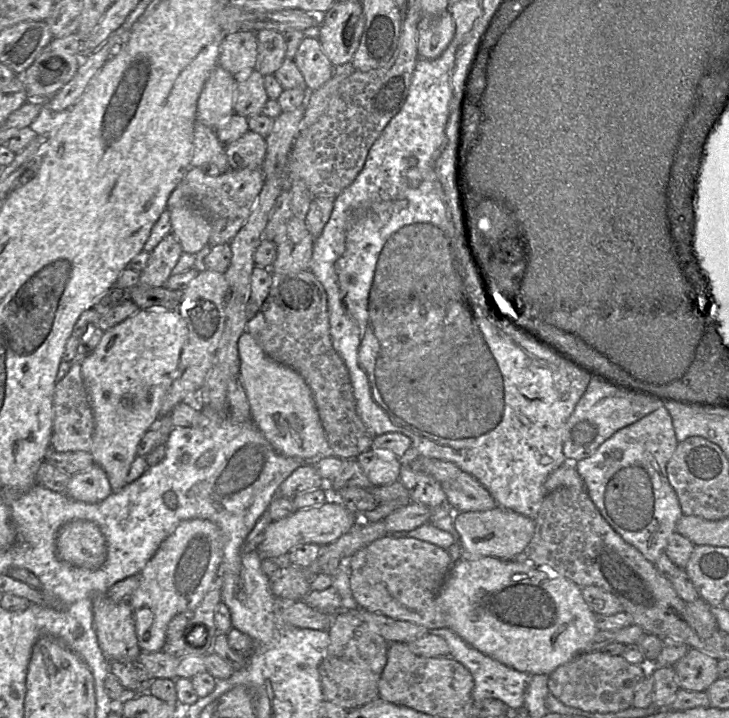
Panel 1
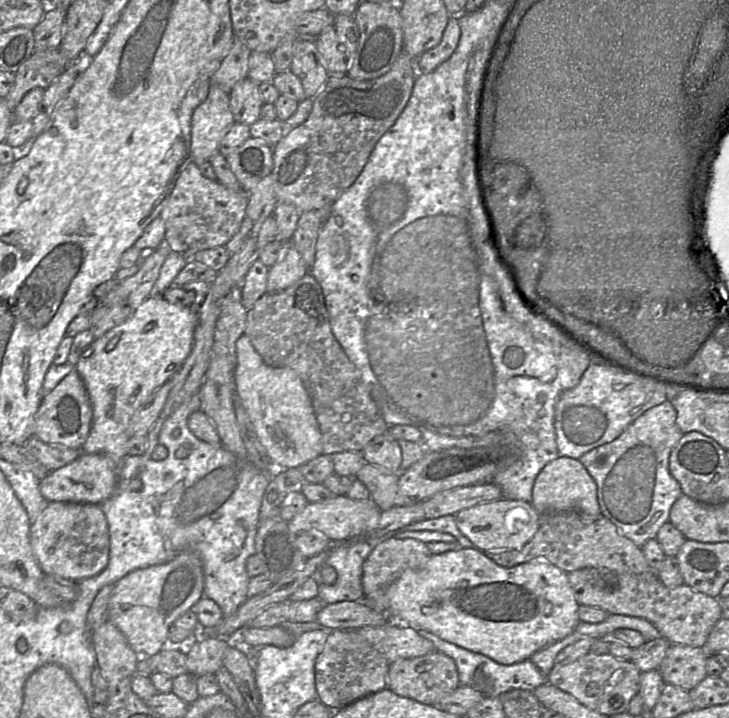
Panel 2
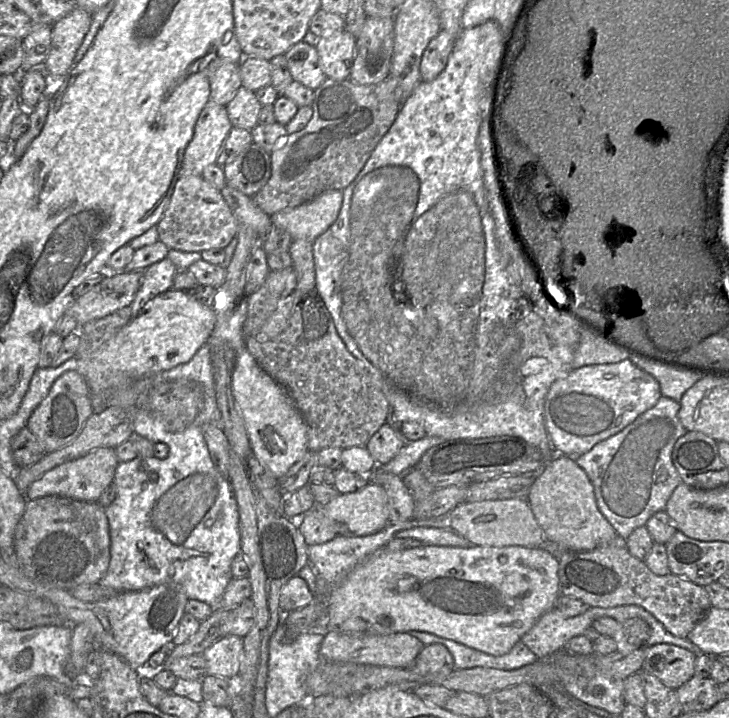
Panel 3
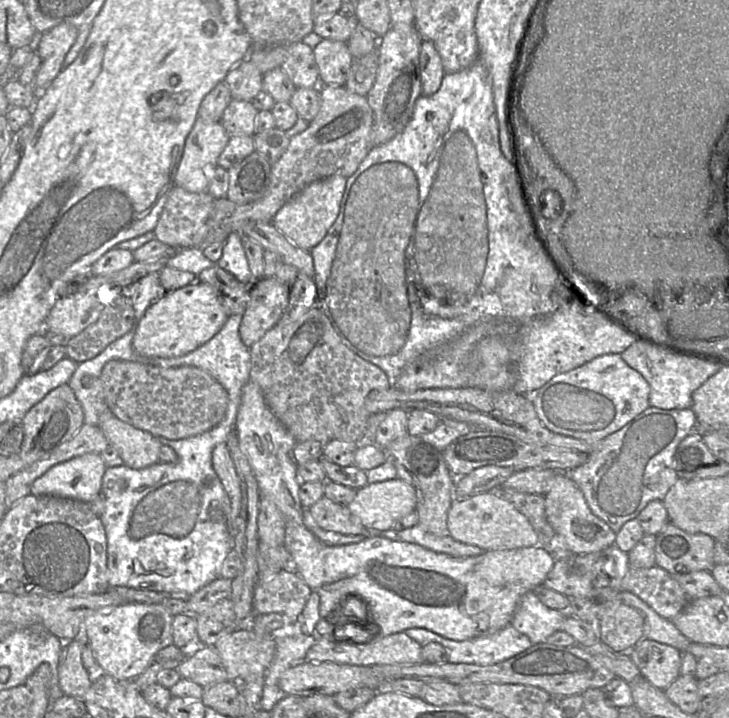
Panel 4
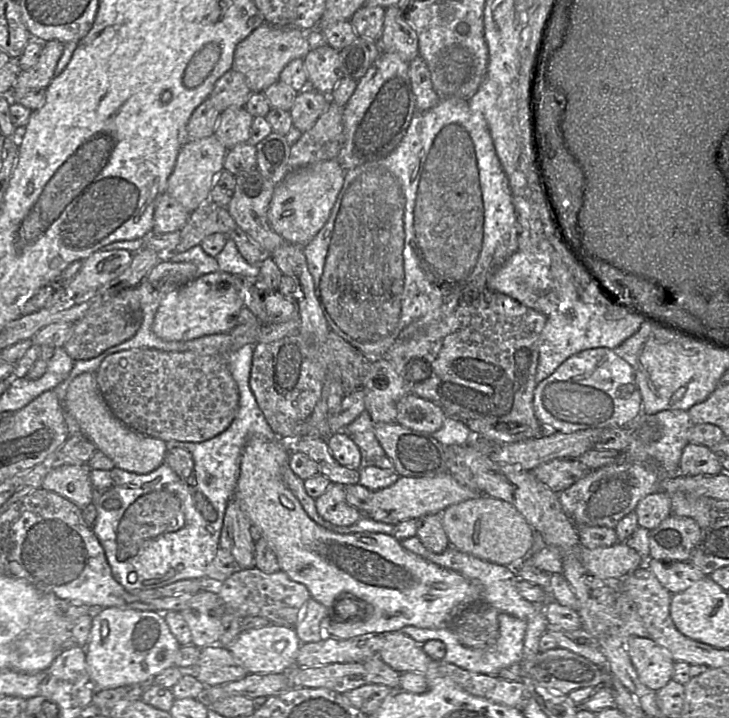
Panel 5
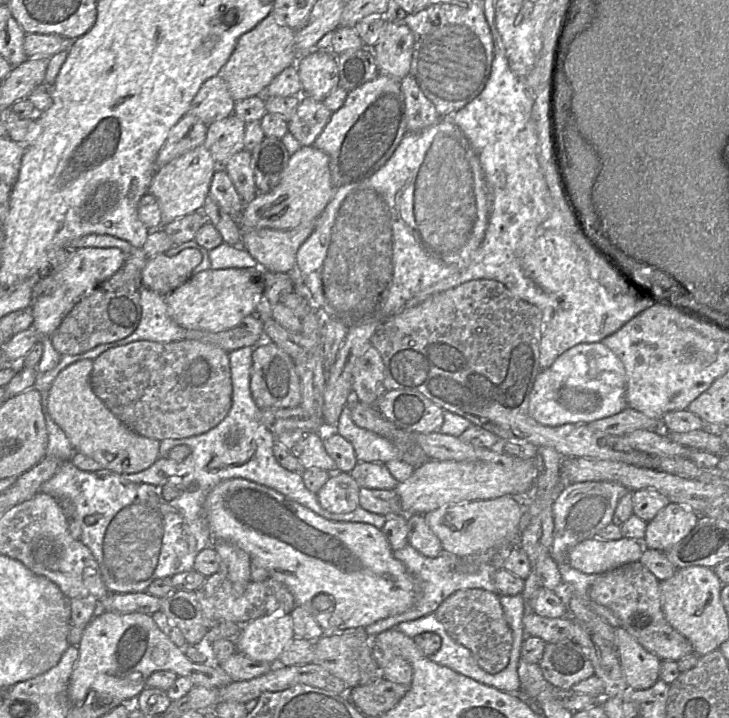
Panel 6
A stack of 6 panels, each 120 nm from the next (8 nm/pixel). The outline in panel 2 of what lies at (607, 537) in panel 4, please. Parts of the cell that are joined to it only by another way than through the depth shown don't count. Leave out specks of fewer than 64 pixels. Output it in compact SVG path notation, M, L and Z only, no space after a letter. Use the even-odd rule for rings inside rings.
M559 456L542 468L535 479L530 504L539 515L567 511L590 516L601 514L595 481L578 459L571 457Z

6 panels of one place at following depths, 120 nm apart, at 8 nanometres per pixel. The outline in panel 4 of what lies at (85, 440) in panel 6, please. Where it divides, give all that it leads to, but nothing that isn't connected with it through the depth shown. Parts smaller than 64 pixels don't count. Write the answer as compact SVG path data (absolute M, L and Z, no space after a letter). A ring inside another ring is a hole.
M110 409L101 413L97 426L109 445L117 450L125 466L142 469L159 462L162 444L157 437L119 420Z

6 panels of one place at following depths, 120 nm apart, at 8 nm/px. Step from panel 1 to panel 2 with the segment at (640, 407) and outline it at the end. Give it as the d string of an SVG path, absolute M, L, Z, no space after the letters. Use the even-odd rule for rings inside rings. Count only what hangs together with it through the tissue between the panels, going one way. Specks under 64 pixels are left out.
M591 363L579 383L574 388L564 391L556 403L554 426L559 456L579 459L590 450L613 441L644 412L667 400L665 385L665 382L656 378L613 363Z

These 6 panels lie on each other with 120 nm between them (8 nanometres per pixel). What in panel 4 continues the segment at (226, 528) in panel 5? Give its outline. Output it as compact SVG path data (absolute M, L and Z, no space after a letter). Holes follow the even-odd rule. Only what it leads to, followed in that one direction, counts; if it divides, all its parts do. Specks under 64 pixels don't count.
M219 443L214 447L212 466L230 501L229 529L233 546L233 525L240 513L241 489L234 463L225 443Z

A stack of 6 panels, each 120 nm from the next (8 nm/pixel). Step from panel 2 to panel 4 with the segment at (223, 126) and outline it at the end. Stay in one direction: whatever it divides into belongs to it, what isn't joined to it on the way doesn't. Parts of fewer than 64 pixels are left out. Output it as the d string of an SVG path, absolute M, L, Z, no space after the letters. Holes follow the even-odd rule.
M197 117L184 144L175 186L192 193L207 191L211 174L218 166L218 158L229 137L220 121L209 122Z

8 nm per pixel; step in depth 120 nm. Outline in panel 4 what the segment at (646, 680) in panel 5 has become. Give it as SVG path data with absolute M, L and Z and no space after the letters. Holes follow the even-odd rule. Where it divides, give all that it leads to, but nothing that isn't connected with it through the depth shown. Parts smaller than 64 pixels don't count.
M646 639L627 653L640 674L660 690L680 676L682 652L670 645Z

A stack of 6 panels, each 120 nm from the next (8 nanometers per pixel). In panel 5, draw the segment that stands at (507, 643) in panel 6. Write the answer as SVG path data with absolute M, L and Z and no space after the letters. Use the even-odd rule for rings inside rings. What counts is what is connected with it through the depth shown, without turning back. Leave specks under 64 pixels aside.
M482 601L463 609L451 628L458 641L470 648L487 648L499 637L499 612Z

